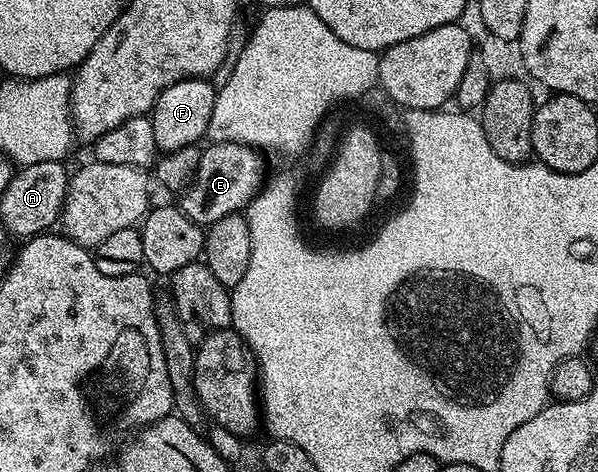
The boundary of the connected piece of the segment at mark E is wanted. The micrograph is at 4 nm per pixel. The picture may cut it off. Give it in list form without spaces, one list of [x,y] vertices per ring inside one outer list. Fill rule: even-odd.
[[[216,142],[210,143],[211,147],[204,149],[200,156],[200,166],[196,170],[193,181],[191,198],[178,199],[177,205],[189,220],[196,222],[198,226],[212,226],[217,220],[221,220],[230,214],[238,214],[249,205],[255,195],[263,189],[264,155],[258,149],[245,143]]]

